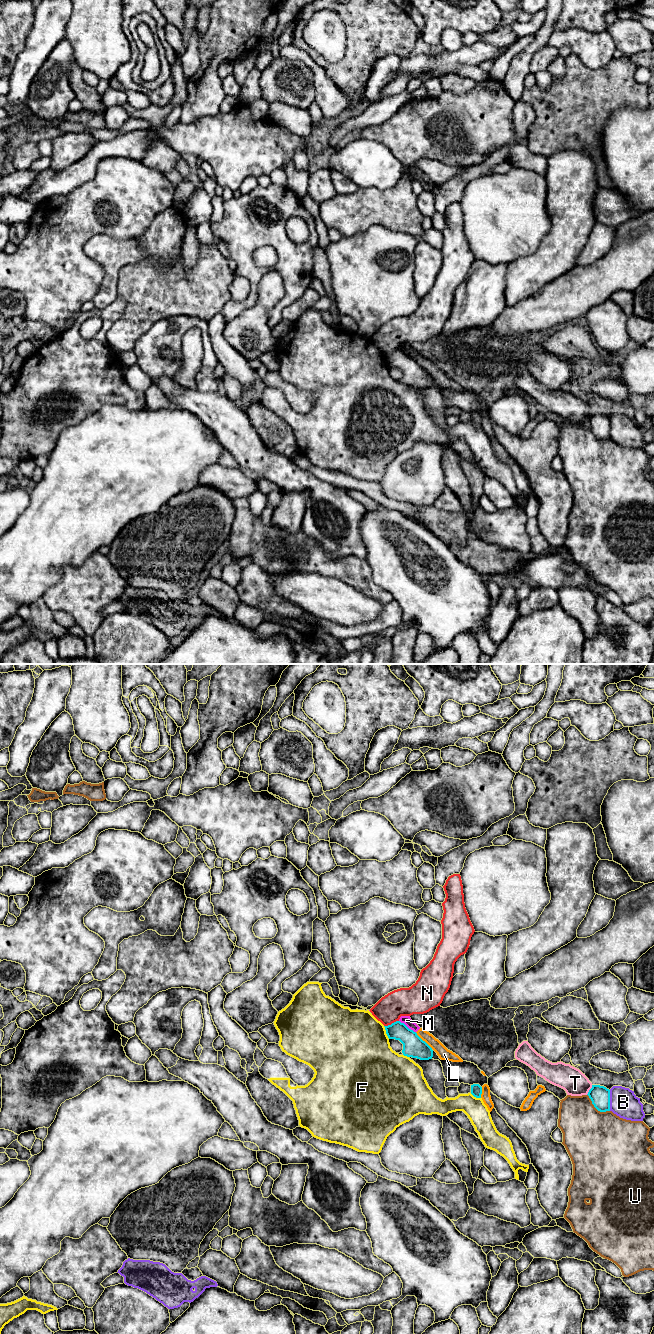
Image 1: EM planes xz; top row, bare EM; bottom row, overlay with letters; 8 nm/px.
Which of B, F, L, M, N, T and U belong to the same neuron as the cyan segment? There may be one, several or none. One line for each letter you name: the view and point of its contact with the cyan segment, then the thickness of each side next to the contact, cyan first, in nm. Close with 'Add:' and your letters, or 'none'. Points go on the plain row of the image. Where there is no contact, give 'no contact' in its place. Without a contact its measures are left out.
Add: none

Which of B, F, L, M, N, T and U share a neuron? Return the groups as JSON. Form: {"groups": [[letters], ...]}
{"groups": [["B"], ["F"], ["L", "M"], ["N"], ["T"], ["U"]]}

